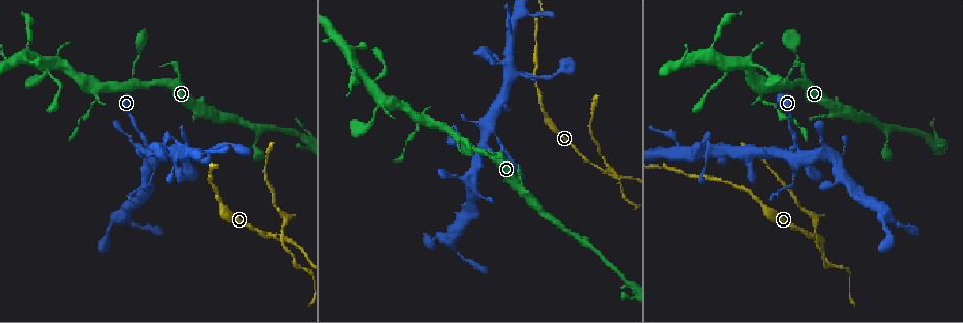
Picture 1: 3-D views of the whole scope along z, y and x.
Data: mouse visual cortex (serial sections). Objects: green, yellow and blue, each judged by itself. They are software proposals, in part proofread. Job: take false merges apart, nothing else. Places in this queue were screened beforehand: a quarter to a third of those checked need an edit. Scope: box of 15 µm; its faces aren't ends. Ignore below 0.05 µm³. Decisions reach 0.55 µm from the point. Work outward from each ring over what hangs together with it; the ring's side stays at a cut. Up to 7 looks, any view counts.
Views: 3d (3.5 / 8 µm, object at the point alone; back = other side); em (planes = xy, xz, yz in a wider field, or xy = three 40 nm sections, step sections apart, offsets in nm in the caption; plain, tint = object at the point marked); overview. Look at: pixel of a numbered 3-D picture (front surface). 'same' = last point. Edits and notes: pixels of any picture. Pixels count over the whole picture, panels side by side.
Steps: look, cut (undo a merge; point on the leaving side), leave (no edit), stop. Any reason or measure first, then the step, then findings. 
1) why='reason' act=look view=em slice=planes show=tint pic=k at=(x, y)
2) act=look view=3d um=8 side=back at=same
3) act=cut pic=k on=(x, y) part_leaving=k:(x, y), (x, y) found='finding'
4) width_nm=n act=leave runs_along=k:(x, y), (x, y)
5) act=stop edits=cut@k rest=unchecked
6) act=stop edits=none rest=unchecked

why='calibre changes' act=look view=3d um=3.5 pic=1 at=(94, 91)

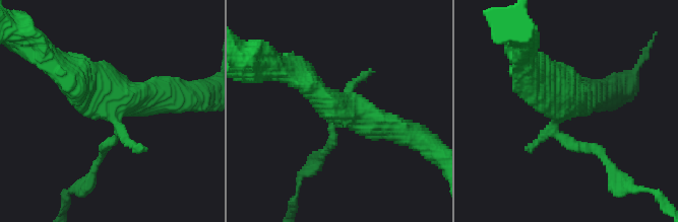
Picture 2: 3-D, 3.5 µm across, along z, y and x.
act=look view=em slice=xy step=3 show=tint pic=2 at=(560, 114)

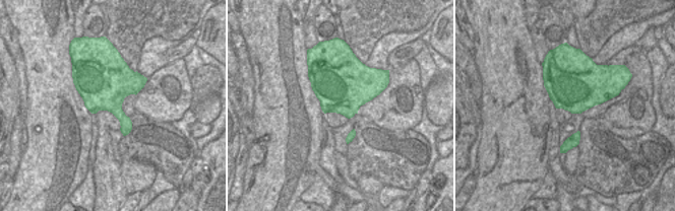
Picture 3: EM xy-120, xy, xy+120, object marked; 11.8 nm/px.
act=look view=em slice=xy step=2 show=tint at=same

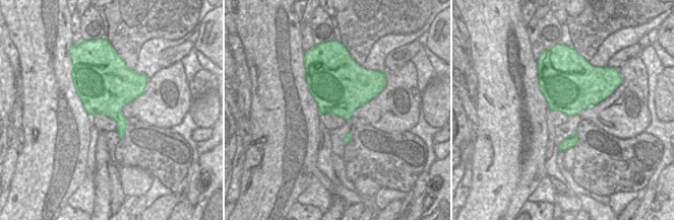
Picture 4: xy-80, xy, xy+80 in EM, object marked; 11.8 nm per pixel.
act=cut pic=2 on=(333, 134) part_leaving=2:(555, 123), (572, 145), (594, 145), (614, 179) found='a second cell is stuck on'

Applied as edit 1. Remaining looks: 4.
why='redraw' act=look view=overview

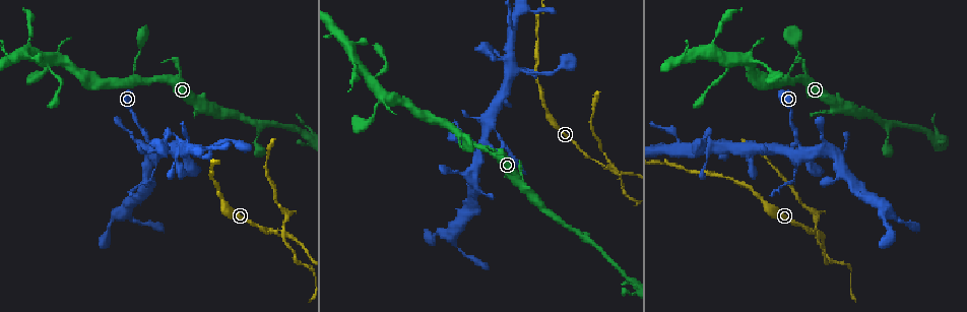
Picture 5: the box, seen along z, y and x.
why='abrupt turn' act=look view=3d um=8 pic=5 at=(798, 153)

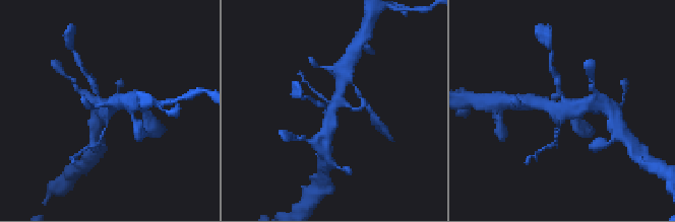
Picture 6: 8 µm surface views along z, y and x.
why='need the tissue' act=look view=em slice=xy step=5 show=tint pic=6 at=(332, 112)

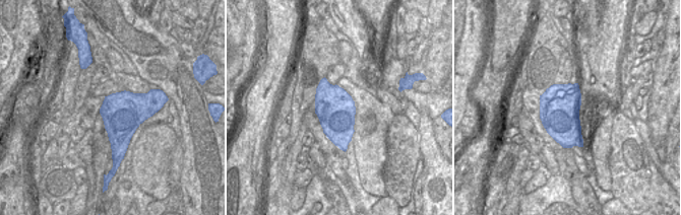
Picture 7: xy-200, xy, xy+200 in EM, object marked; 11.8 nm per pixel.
act=leave runs_along=6:(93, 82), (101, 102), (113, 103) found='all the same cell'

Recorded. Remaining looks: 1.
act=stop edits=cut@2 rest=unchecked

